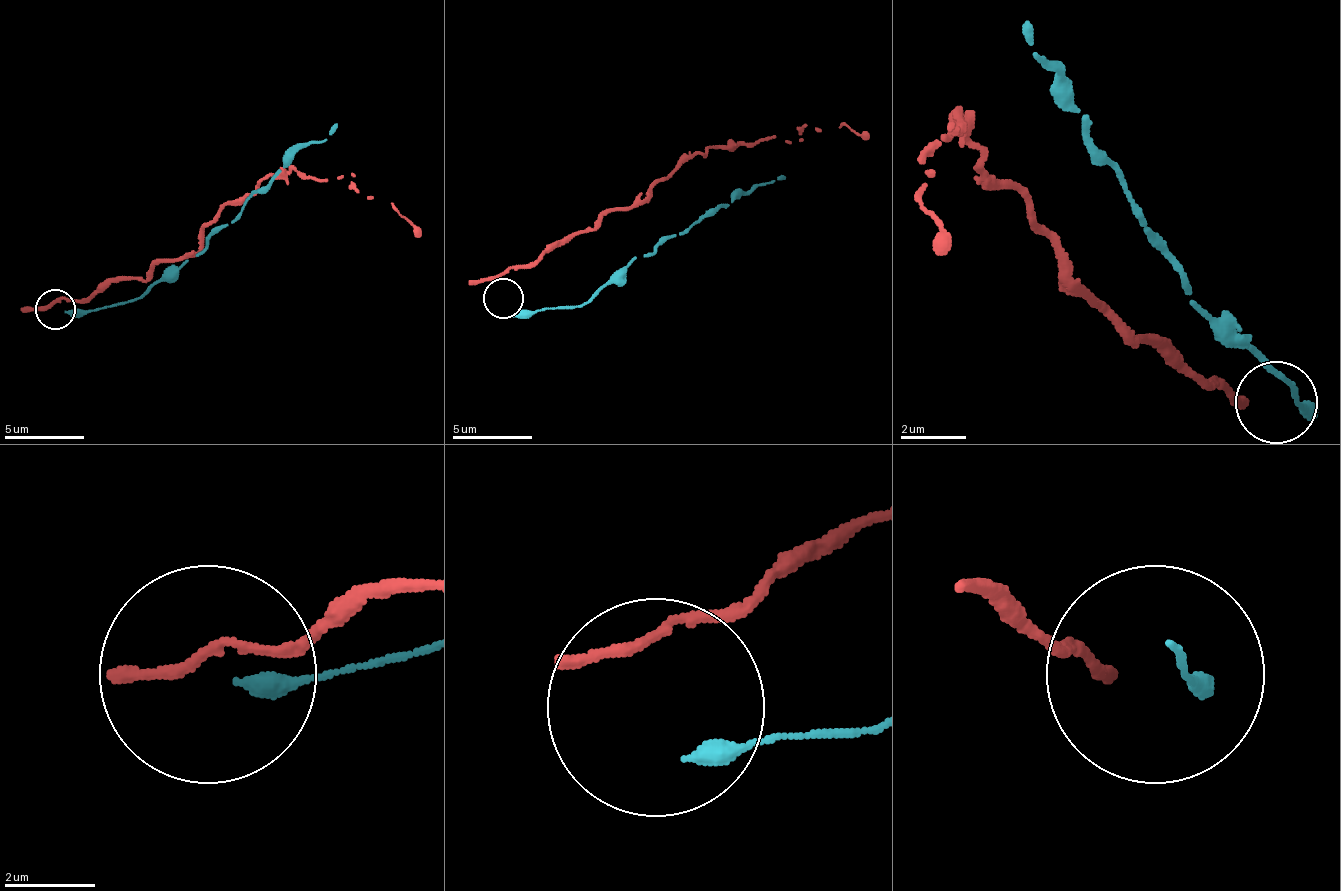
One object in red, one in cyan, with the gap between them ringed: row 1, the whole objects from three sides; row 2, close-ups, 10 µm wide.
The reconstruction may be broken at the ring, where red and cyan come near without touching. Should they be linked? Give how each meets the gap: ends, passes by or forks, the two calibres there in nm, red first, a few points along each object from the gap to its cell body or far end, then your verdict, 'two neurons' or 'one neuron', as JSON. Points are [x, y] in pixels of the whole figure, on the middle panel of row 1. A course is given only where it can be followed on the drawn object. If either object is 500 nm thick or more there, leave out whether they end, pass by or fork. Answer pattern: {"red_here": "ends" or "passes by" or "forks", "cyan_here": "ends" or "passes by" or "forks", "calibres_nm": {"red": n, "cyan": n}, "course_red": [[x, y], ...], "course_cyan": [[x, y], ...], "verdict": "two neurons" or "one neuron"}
{"red_here": "passes by", "cyan_here": "ends", "calibres_nm": {"red": 240, "cyan": 360}, "course_red": [[497, 279], [533, 267], [720, 148], [800, 140], [808, 124], [844, 124], [868, 140]], "course_cyan": [[517, 311], [589, 303], [637, 255], [649, 255], [748, 192], [784, 176]], "verdict": "two neurons"}

